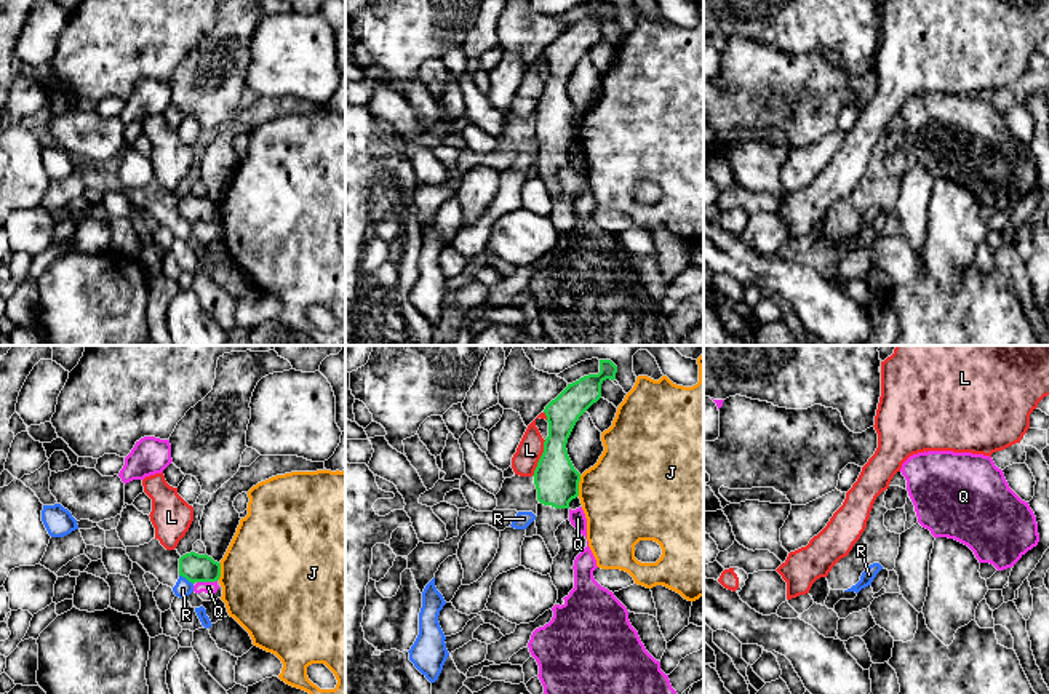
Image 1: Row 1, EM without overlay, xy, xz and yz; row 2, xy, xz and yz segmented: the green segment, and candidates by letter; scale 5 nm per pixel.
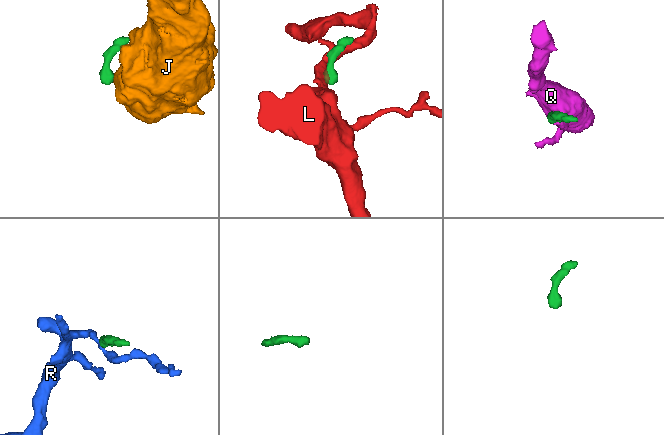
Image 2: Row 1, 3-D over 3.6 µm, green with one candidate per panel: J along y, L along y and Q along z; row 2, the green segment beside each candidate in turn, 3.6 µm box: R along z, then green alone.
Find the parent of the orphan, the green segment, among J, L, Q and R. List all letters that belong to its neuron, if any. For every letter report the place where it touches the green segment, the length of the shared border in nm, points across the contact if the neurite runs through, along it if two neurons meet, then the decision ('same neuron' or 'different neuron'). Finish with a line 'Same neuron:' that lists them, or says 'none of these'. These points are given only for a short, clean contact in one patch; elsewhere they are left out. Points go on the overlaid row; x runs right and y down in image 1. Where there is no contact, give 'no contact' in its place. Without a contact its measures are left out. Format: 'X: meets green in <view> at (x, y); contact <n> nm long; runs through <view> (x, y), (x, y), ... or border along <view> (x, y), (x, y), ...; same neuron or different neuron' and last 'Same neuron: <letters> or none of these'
J: meets green in xz at (578, 485); contact 110 nm long; different neuron
L: meets green in xz at (541, 458); contact 200 nm long; different neuron
Q: meets green in xy at (207, 581); contact 110 nm long; border along xy (216, 579), (197, 582); different neuron
R: meets green in xy at (186, 578); contact 90 nm long; border along xy (179, 574), (192, 584); different neuron
Same neuron: none of these

